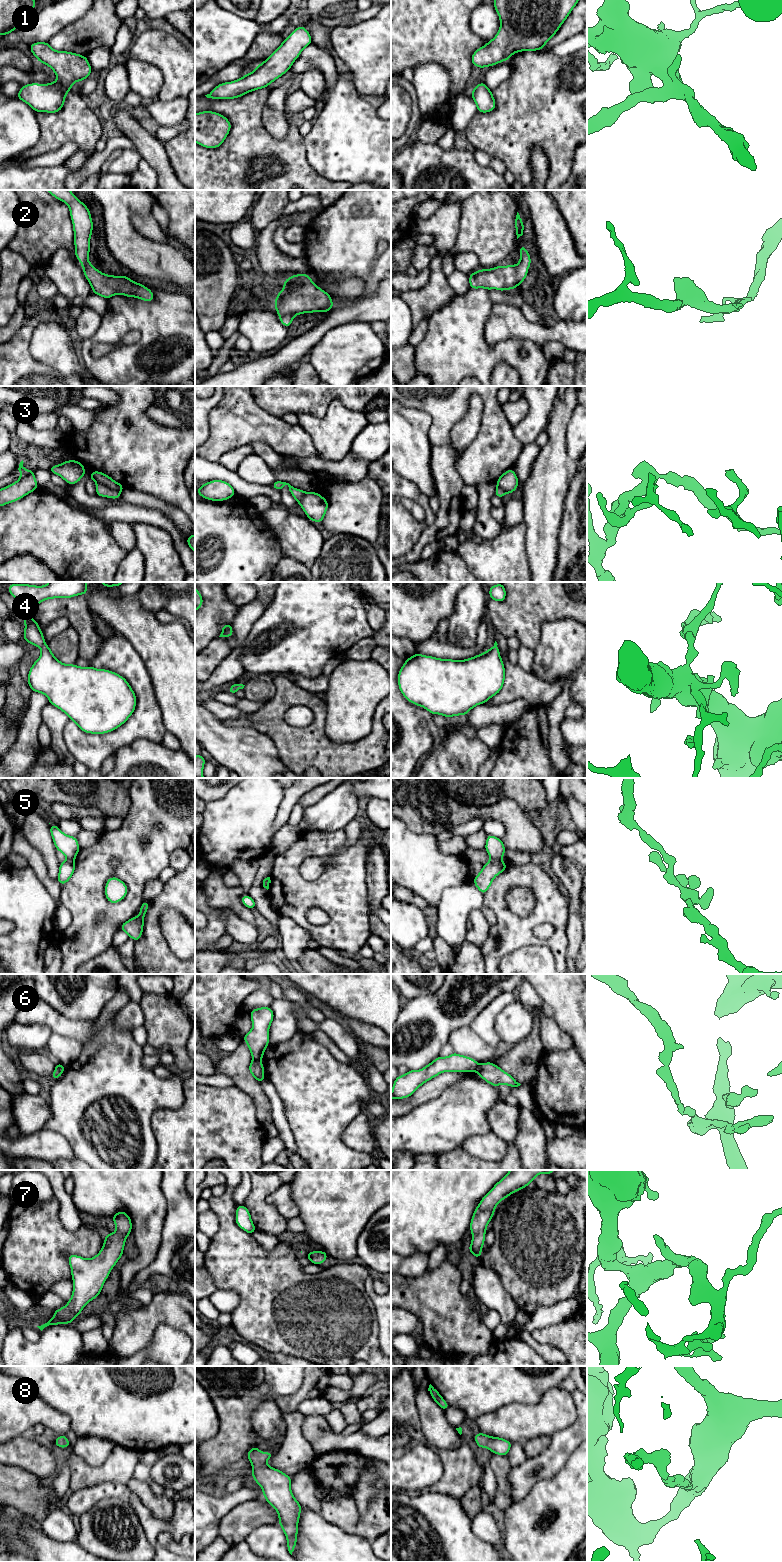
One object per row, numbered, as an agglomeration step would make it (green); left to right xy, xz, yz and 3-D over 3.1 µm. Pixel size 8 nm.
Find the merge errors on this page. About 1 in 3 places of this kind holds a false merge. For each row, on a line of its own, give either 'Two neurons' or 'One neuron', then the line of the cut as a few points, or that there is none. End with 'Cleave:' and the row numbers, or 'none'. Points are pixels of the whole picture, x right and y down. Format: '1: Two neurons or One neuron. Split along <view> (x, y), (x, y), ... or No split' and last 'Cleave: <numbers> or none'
1: One neuron. No split
2: One neuron. No split
3: Two neurons. Split along xy (91, 473), (99, 482), (119, 492)
4: One neuron. No split
5: Two neurons. Split along yz (491, 858), (500, 860)
6: Two neurons. Split along xz (253, 1059), (260, 1061)
7: One neuron. No split
8: One neuron. No split
Cleave: 3, 5, 6

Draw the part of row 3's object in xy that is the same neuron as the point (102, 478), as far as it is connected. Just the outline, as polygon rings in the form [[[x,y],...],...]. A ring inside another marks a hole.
[[[93,470],[92,472],[94,478],[101,484],[107,486],[111,490],[121,492],[125,488],[122,484],[114,481],[111,477],[109,477],[107,474],[104,474],[102,472]]]

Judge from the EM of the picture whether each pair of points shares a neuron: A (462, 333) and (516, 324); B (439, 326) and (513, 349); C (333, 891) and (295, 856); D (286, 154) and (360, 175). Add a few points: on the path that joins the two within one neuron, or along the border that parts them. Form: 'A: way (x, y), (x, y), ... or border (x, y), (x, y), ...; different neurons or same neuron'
A: border (492, 307), (484, 329), (484, 340), (488, 345); different neurons
B: way (457, 344), (464, 351), (495, 351); same neuron
C: way (318, 891), (309, 891), (294, 876), (294, 871); same neuron
D: border (303, 137), (306, 159), (323, 177); different neurons

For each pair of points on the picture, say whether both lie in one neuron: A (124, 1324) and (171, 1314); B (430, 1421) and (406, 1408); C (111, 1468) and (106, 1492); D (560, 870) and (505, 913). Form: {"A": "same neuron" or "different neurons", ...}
{"A": "same neuron", "B": "different neurons", "C": "different neurons", "D": "different neurons"}

